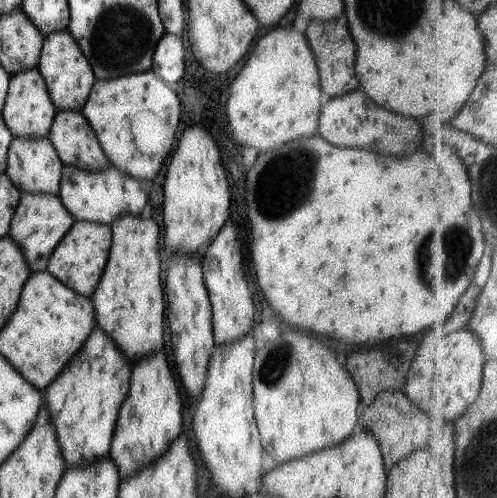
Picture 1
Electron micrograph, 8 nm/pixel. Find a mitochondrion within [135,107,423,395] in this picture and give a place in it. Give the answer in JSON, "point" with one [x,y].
{"point":[275,367]}

